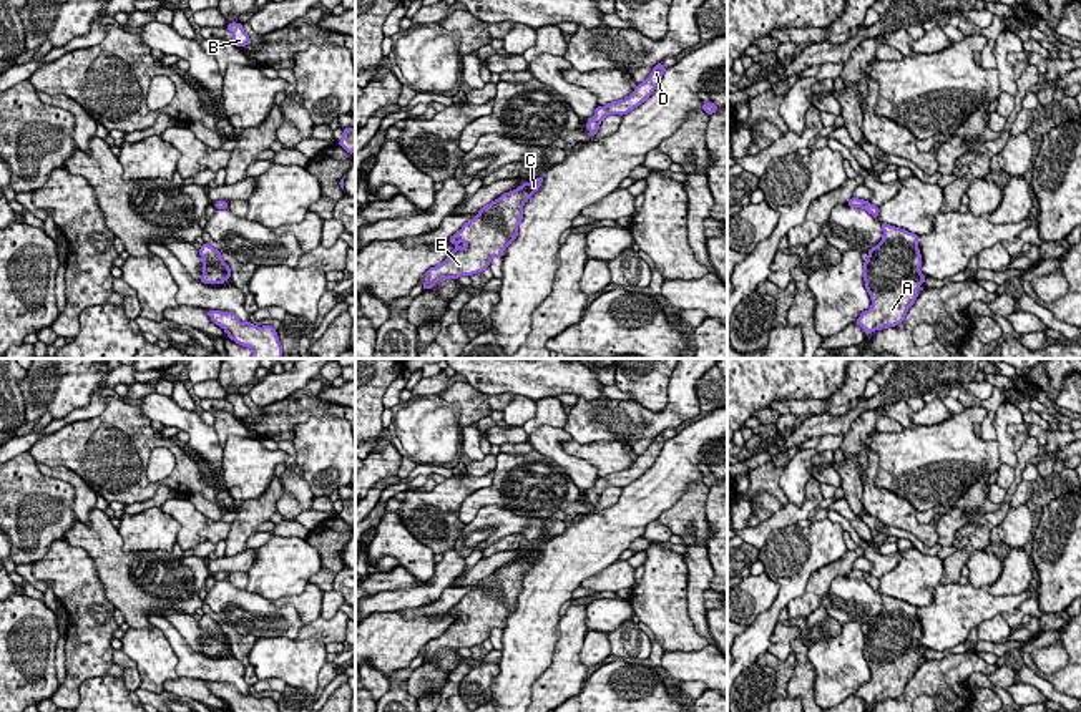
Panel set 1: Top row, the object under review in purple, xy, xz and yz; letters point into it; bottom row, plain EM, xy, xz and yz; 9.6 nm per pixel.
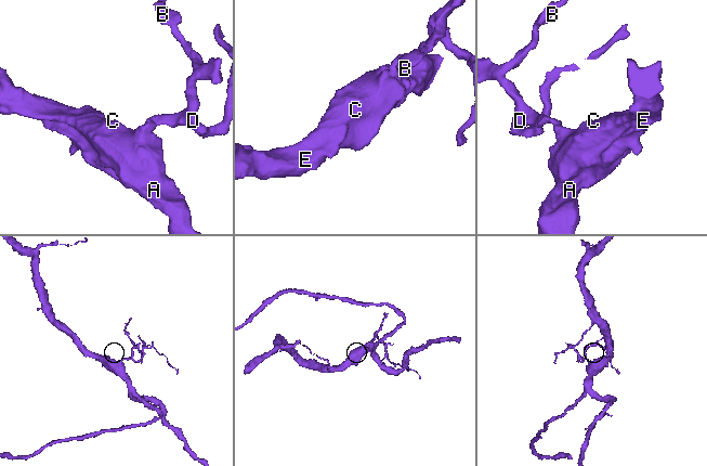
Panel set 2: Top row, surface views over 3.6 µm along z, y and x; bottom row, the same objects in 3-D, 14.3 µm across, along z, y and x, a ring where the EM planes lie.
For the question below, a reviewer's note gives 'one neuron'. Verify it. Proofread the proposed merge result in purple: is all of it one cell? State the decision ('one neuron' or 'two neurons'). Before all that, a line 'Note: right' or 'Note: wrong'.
Note: right
one neuron

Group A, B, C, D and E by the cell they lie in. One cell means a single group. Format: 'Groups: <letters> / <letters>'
Groups: A B C D E

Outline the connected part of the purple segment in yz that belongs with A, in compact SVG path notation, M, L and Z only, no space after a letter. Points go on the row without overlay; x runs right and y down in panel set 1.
M882 596L882 602L883 611L867 624L863 634L872 679L862 684L855 695L865 707L902 695L925 654L920 644L918 607L890 596Z

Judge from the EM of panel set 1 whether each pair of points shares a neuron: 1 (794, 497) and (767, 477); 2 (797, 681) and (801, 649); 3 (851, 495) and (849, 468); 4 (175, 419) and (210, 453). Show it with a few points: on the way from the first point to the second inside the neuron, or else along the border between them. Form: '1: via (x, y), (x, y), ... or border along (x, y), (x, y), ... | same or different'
1: border along (784, 467), (779, 487) | different
2: via (801, 672), (801, 658) | same
3: via (851, 488), (849, 475) | same
4: via (185, 422), (206, 443) | same

